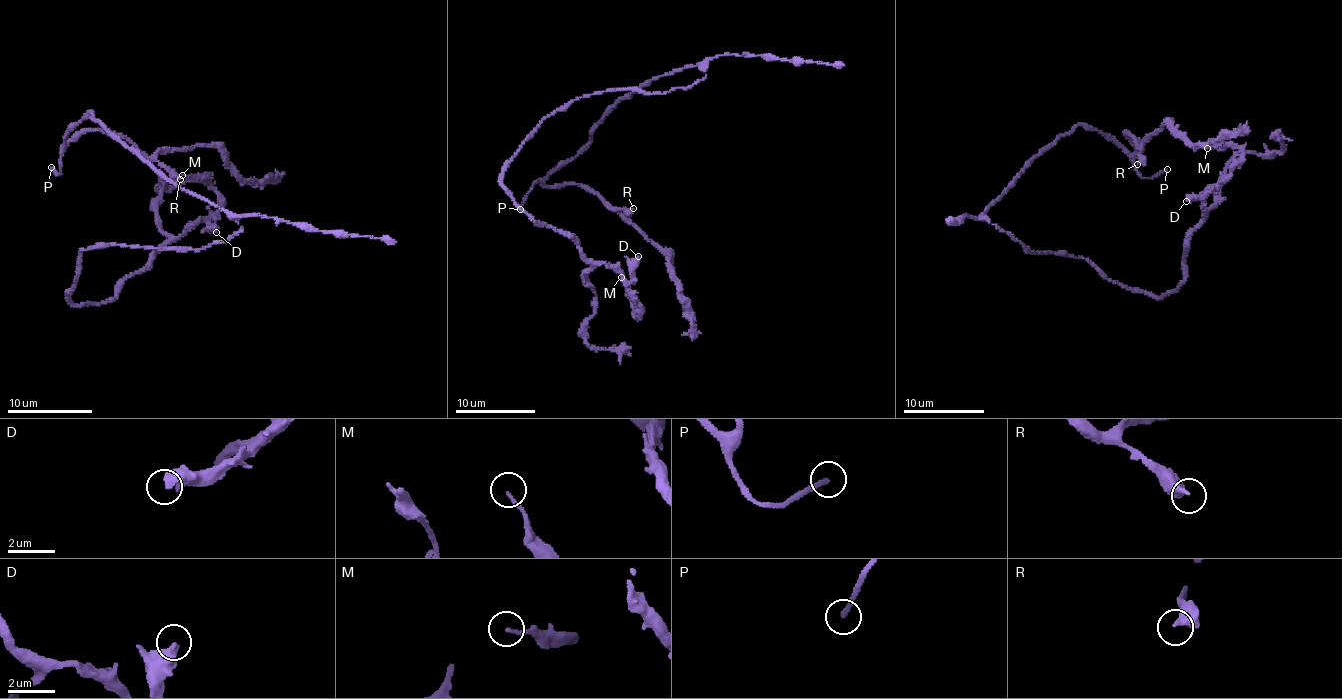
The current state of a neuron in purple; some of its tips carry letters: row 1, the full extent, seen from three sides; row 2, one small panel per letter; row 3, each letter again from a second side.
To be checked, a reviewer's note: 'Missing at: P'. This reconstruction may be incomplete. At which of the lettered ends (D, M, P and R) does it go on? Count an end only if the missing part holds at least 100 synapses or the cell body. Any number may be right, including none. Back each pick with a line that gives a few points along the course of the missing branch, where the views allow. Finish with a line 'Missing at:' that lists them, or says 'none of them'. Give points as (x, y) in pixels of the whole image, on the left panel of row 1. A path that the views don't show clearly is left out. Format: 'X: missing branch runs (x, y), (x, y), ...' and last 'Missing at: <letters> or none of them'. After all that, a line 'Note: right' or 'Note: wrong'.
Missing at: P
Note: right

